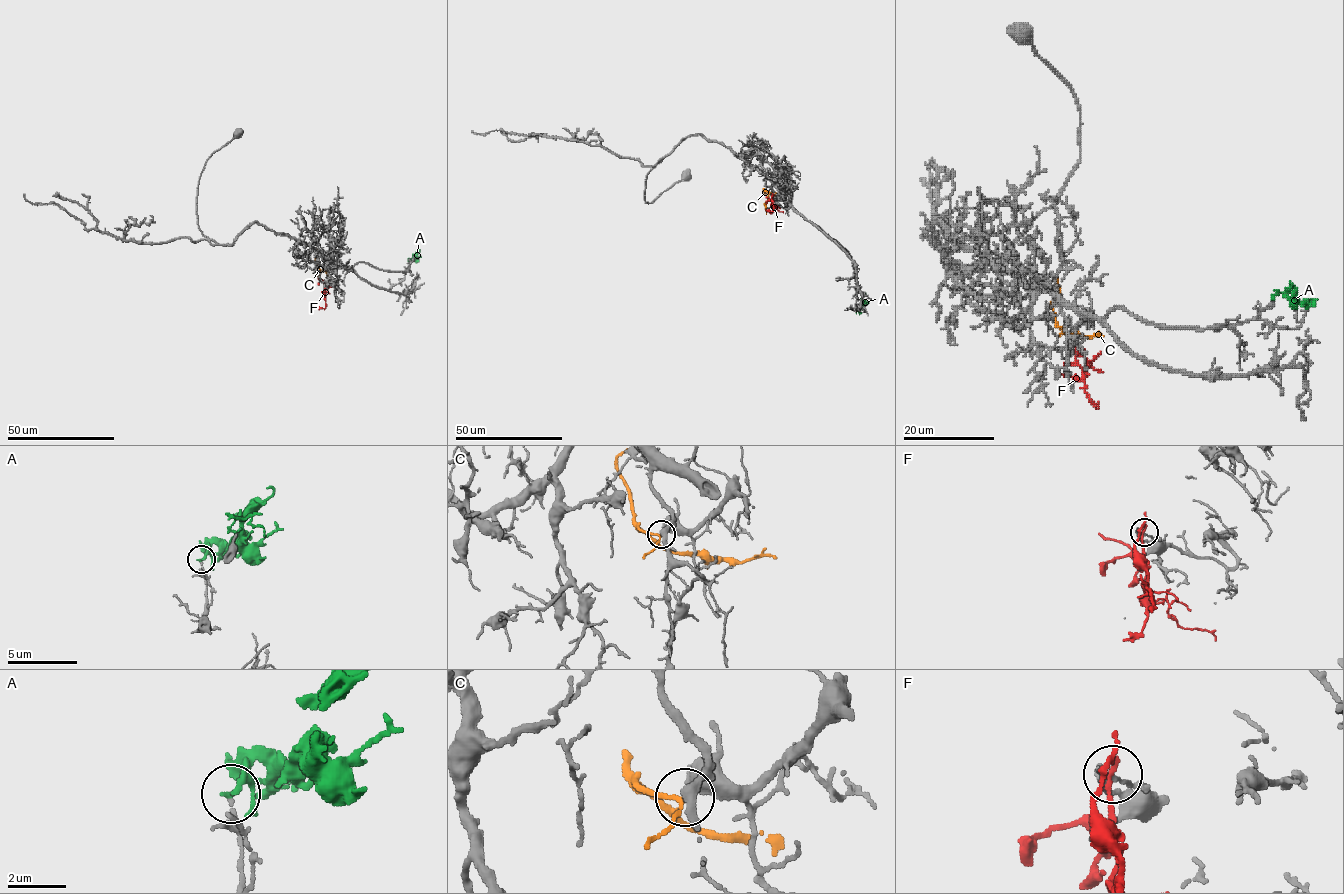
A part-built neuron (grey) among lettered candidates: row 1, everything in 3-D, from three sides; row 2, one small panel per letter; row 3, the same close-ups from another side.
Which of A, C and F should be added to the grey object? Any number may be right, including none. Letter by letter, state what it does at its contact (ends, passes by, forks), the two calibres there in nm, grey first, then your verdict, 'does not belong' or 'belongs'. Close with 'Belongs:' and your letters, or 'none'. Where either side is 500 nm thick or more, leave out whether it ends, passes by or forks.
A: it passes by; calibres 160 and 140 nm; does not belong
C: it passes by; calibres 480 and 140 nm; belongs
F: it ends; calibres 180 and 180 nm; does not belong
Belongs: C

